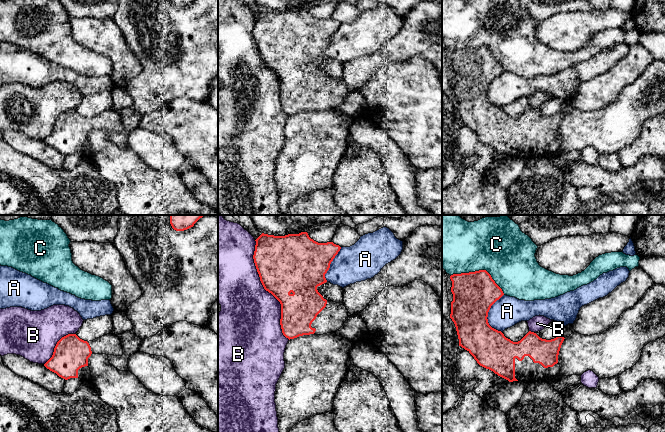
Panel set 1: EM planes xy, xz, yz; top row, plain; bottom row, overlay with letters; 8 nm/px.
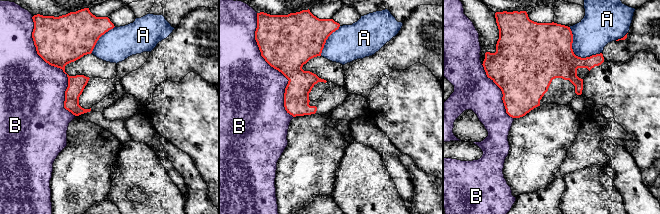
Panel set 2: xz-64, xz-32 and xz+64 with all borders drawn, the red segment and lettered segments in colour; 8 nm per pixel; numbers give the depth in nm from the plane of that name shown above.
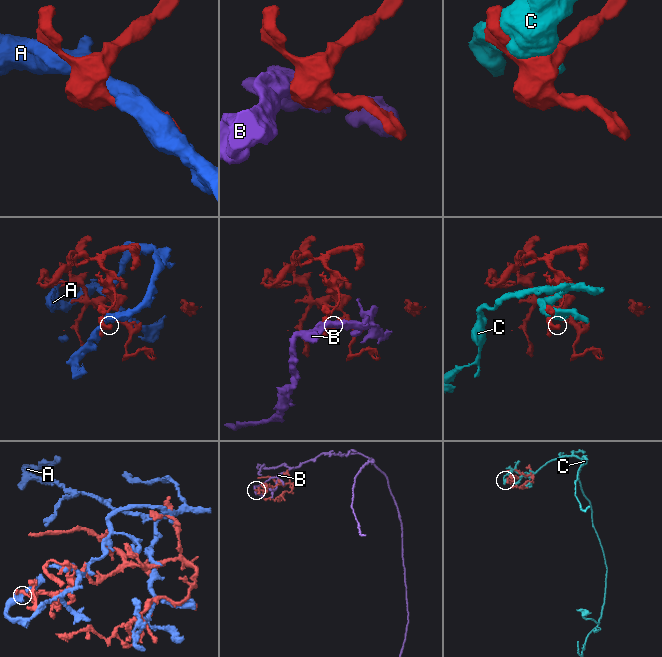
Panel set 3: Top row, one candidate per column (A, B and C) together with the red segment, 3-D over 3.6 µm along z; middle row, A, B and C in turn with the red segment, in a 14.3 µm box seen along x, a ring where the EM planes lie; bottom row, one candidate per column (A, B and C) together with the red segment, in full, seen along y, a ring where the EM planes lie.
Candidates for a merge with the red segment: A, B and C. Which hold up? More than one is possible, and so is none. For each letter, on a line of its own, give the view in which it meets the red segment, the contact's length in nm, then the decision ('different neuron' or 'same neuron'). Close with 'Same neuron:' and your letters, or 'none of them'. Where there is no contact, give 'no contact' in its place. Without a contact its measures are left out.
A: yz | 320 nm | different neuron
B: xz | 850 nm | different neuron
C: yz | 460 nm | different neuron
Same neuron: none of them

